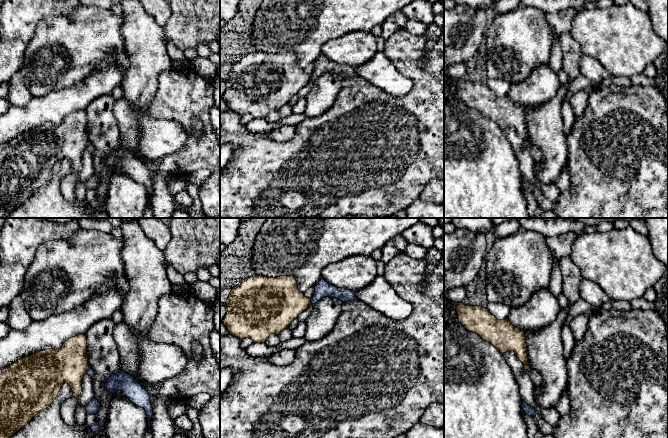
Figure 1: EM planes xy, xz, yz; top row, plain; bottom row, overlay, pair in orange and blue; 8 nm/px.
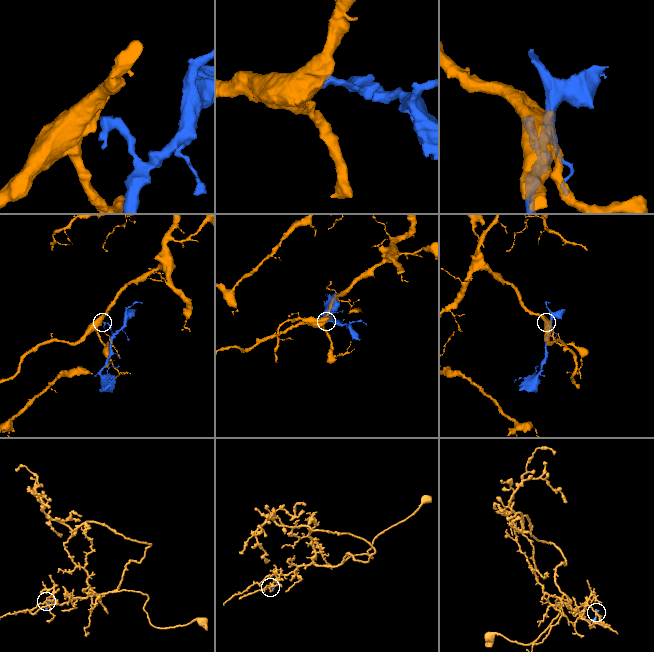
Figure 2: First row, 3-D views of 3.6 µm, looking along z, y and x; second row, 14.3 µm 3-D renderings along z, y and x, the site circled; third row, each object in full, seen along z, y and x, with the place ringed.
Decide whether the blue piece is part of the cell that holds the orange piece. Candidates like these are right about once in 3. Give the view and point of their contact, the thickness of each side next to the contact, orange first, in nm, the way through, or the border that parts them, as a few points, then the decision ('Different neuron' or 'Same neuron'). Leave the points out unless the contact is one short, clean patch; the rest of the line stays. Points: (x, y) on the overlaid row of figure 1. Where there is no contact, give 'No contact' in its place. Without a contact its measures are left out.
Touches orange at xz (310, 301). Thickness 360 nm (orange) against 130 nm. Boundary: xz (310, 299), (312, 303). Different neuron

